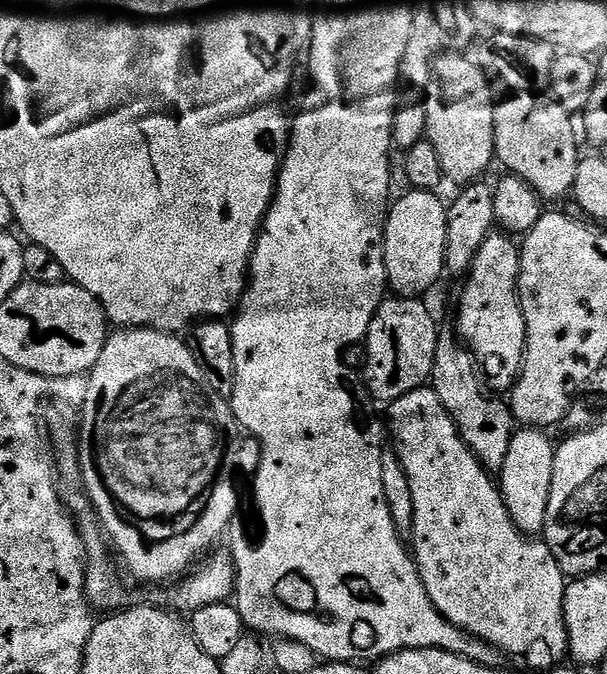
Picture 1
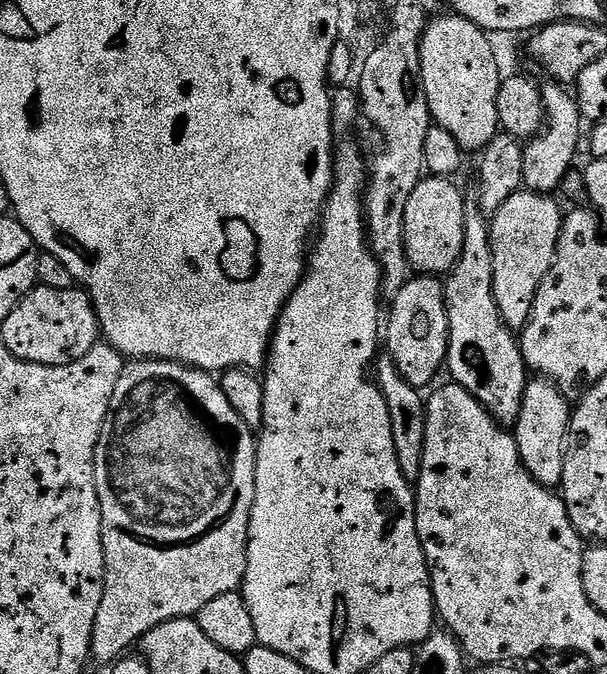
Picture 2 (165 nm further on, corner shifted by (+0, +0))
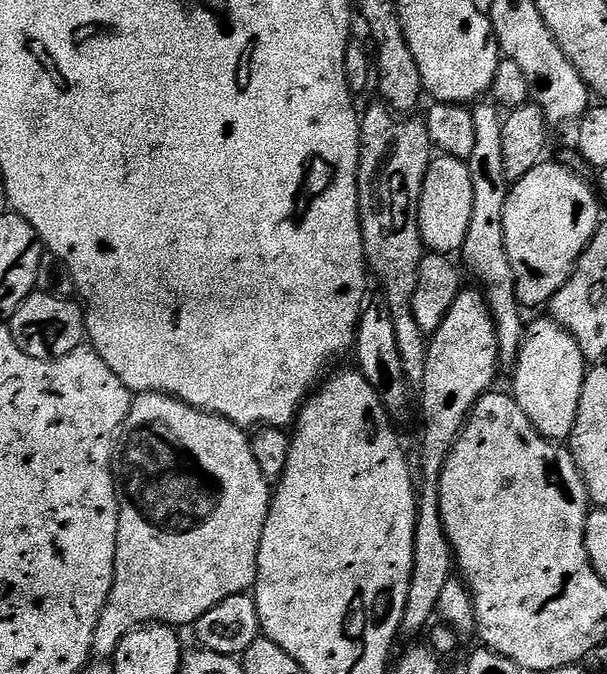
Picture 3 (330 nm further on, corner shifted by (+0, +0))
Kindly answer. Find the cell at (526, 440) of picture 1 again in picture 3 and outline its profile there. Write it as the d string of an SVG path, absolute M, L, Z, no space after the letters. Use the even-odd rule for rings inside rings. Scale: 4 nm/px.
M551 318L533 324L531 321L524 333L524 345L516 356L514 371L510 392L518 406L522 406L526 418L546 439L567 441L578 418L578 402L586 375L586 361L576 339Z

